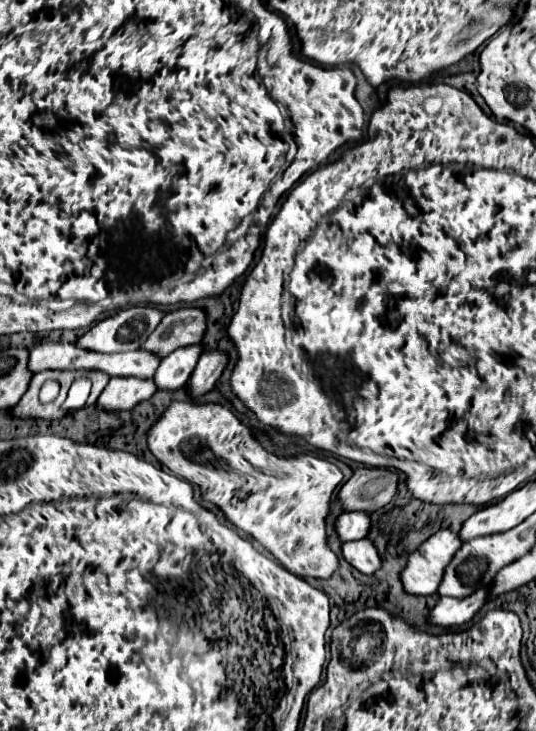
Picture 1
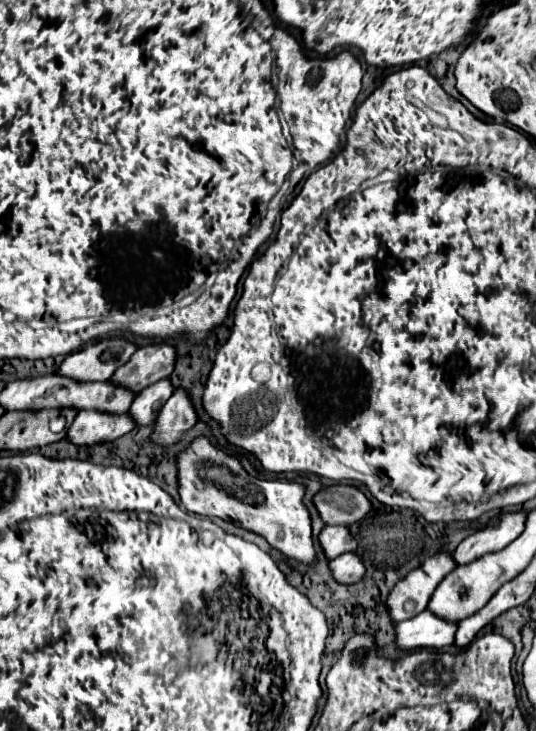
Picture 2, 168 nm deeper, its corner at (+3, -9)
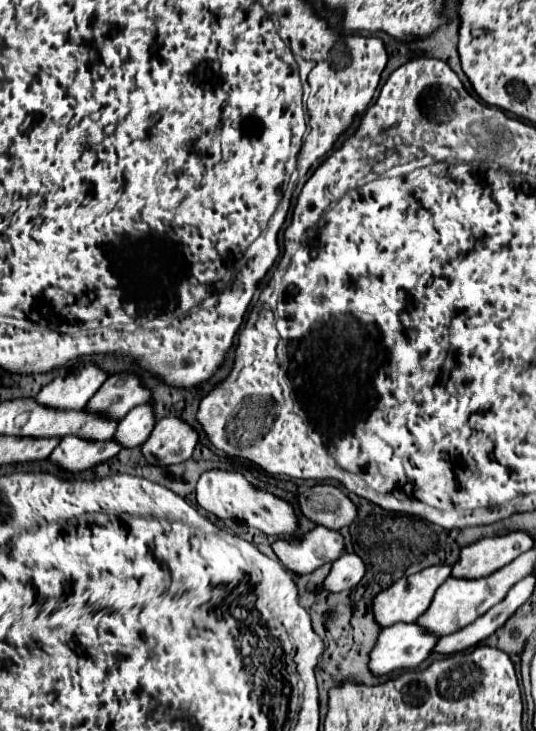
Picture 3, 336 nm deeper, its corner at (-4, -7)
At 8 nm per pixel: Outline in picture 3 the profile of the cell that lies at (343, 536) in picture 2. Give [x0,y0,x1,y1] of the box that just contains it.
[271,526,343,574]

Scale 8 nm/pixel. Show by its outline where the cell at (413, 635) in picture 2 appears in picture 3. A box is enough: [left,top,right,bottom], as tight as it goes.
[369,624,437,676]

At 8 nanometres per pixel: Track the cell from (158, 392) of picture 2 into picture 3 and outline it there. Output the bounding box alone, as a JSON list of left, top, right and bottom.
[113,404,155,448]

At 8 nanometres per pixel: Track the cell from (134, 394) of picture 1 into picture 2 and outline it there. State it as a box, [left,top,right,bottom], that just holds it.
[68,410,136,446]

